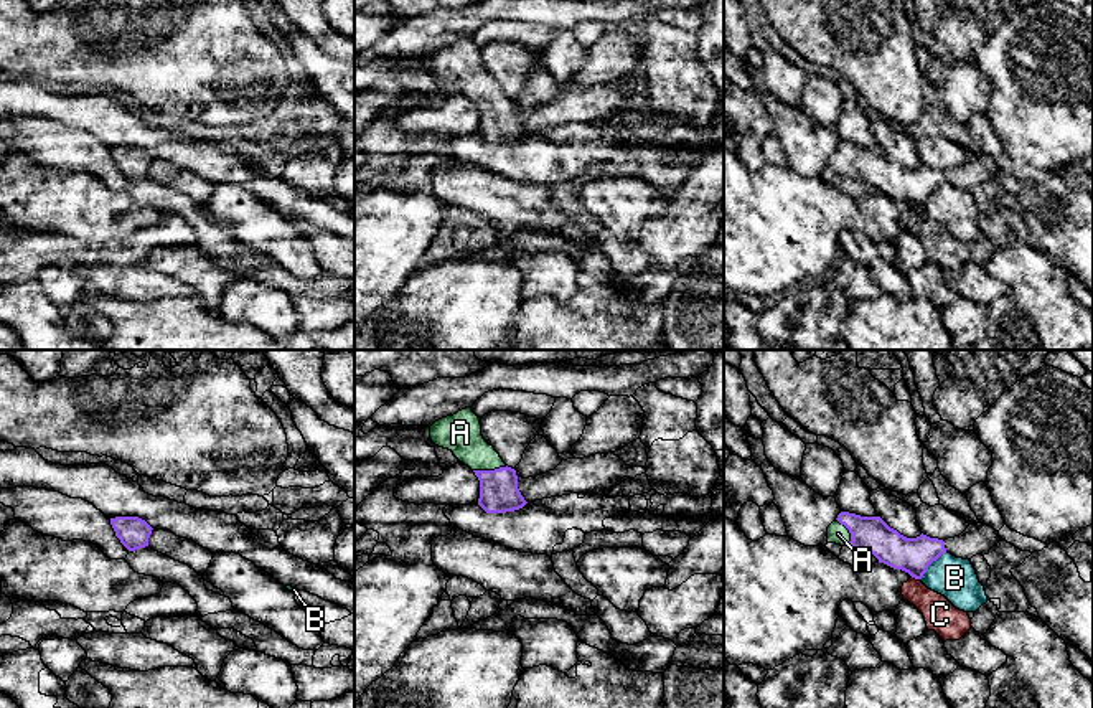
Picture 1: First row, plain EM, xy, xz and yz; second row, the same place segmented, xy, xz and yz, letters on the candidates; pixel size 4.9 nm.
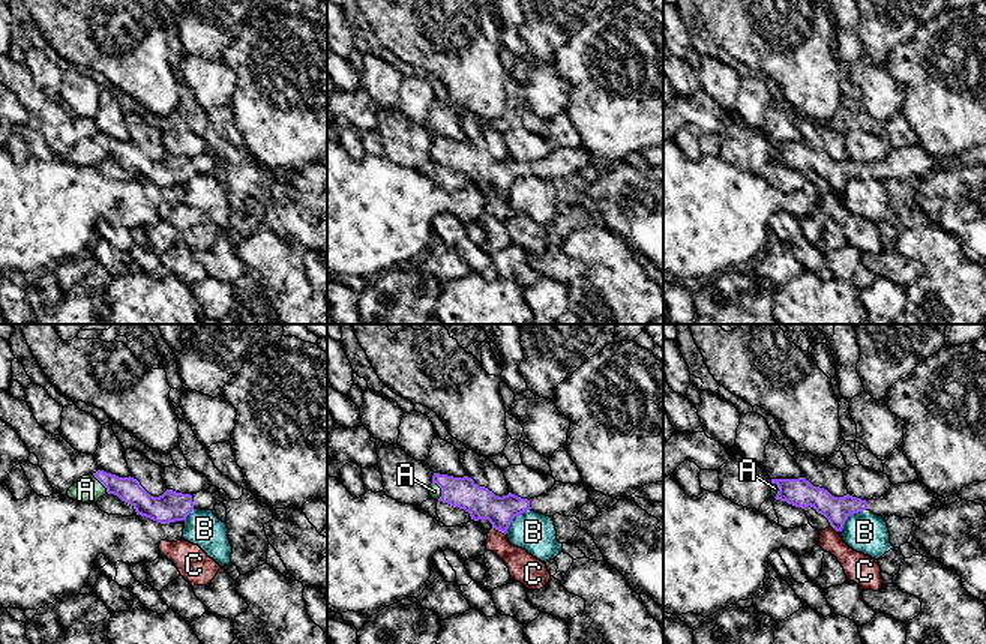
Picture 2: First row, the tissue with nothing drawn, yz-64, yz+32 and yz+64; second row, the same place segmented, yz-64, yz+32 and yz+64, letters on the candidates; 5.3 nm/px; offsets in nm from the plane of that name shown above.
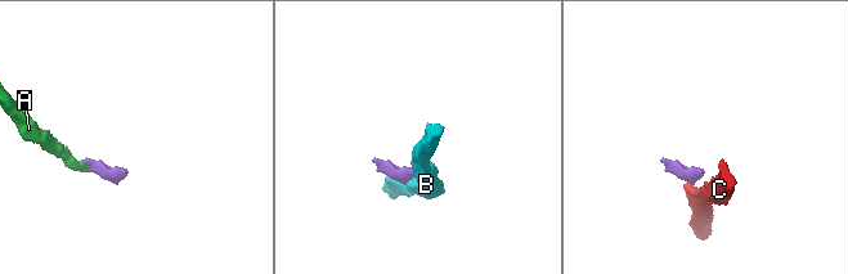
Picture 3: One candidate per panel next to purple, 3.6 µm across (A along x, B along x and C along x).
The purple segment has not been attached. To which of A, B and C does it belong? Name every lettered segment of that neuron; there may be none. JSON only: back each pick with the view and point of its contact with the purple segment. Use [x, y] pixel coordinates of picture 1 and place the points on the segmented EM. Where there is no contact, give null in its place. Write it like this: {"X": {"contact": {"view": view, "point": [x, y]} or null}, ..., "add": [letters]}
{"A": {"contact": {"view": "xz", "point": [490, 471]}}, "add": ["A"]}

